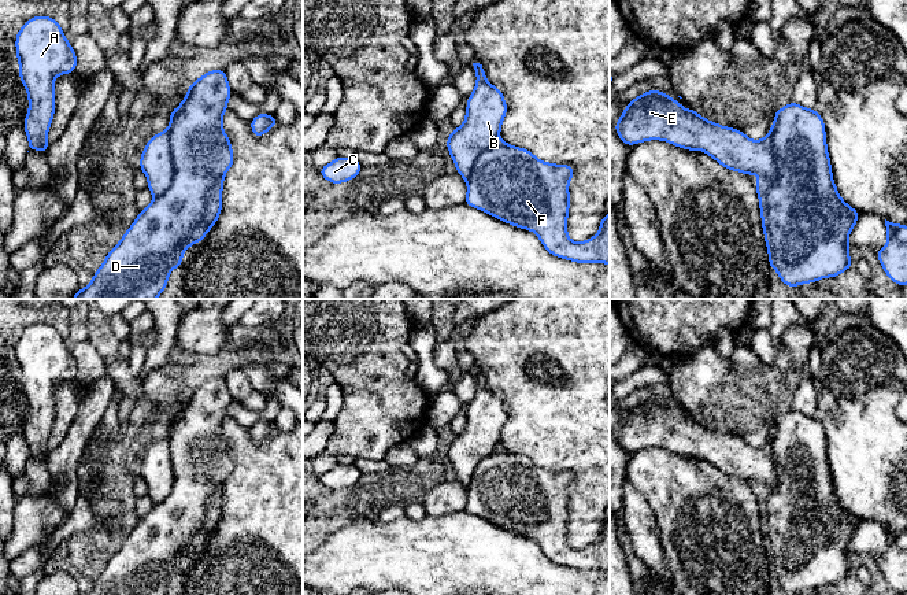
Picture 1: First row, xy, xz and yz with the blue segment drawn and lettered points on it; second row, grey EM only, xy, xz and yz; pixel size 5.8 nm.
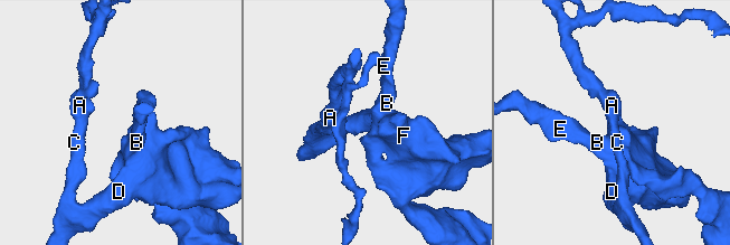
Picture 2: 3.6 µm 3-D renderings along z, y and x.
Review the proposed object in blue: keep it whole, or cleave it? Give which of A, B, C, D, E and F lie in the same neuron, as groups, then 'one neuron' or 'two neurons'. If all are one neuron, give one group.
A B C D E F; one neuron

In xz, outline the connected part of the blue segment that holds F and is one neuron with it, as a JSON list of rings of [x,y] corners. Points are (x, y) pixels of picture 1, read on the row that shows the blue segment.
[[[473,63],[477,84],[467,99],[466,119],[447,141],[447,148],[459,173],[467,181],[464,203],[517,228],[534,232],[544,248],[554,256],[577,263],[610,265],[610,214],[604,214],[596,236],[575,243],[567,237],[570,207],[569,182],[574,175],[570,165],[547,163],[525,148],[517,148],[499,138],[501,121],[507,114],[503,93],[485,78],[482,64]]]

